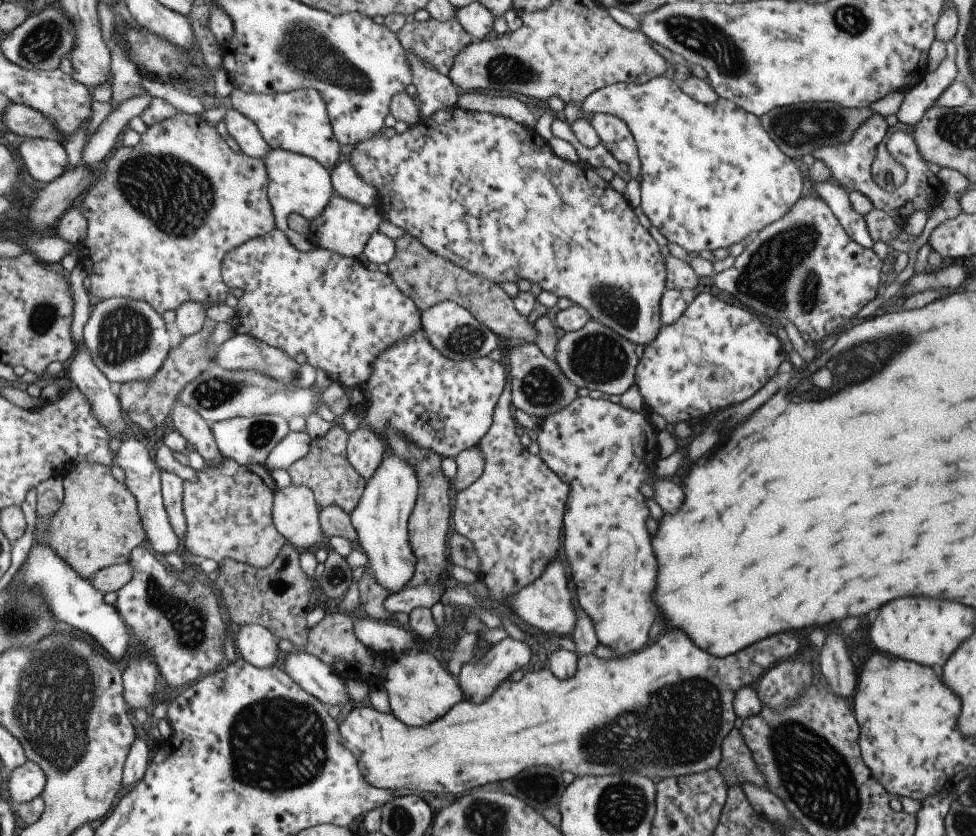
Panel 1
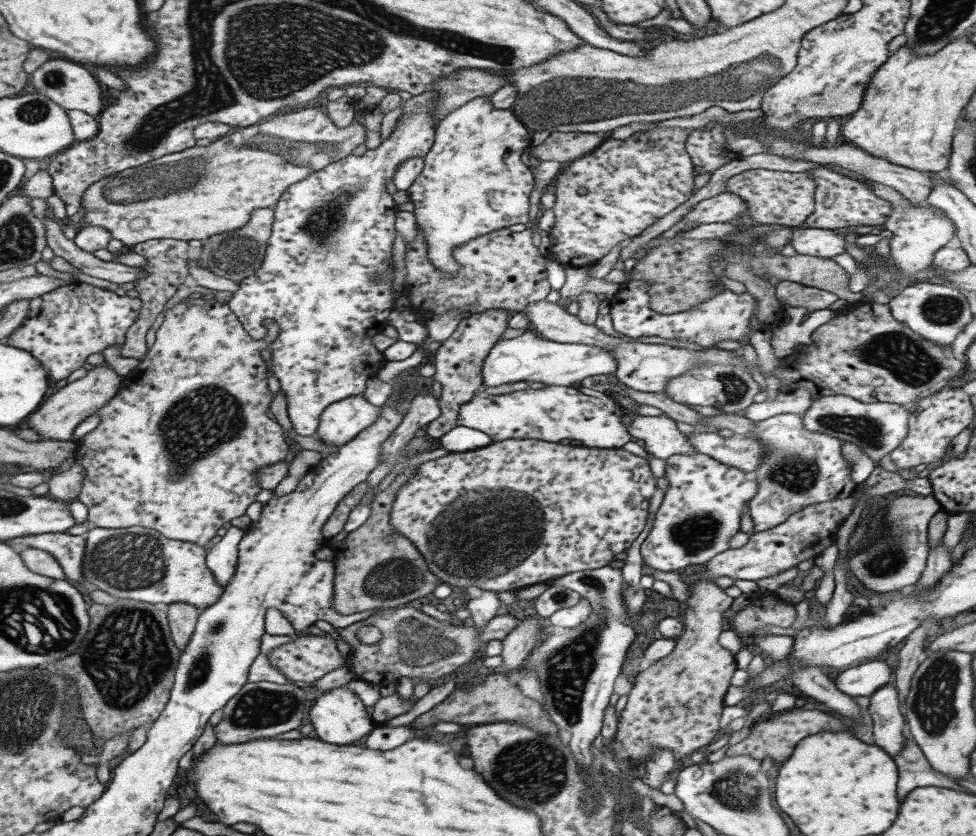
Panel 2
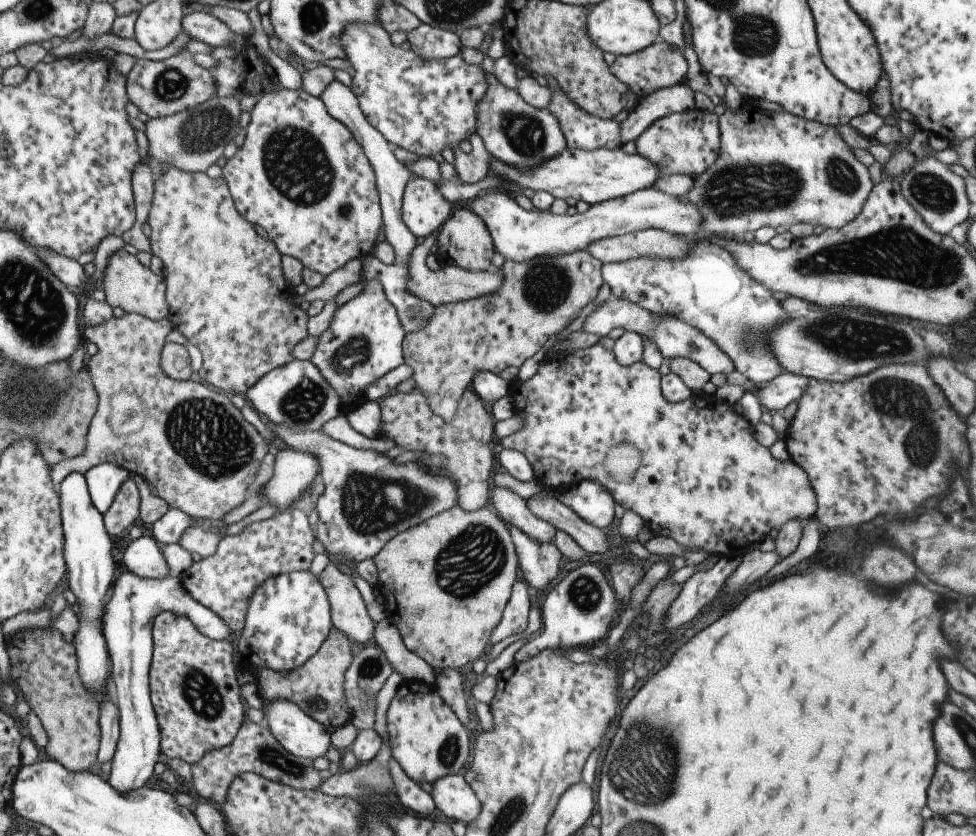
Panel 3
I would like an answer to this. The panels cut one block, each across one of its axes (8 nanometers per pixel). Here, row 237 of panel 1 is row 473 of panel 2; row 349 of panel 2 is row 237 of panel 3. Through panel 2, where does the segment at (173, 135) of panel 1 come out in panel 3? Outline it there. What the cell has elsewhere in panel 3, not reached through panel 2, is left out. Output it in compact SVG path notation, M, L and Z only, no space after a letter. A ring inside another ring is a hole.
M166 167L155 182L155 192L147 223L152 229L152 235L149 238L151 251L164 263L162 276L167 287L165 296L169 305L168 319L173 328L180 331L202 353L204 364L199 370L202 380L206 380L208 384L212 384L214 388L220 388L224 392L234 392L240 396L246 396L248 390L253 388L254 384L257 384L258 380L261 380L268 372L286 365L294 359L291 356L292 348L308 337L306 328L309 317L307 312L298 306L298 302L295 300L296 294L283 276L282 254L270 238L262 238L256 232L256 228L237 212L232 194L222 177L210 179L206 173L192 173L182 171L177 167Z

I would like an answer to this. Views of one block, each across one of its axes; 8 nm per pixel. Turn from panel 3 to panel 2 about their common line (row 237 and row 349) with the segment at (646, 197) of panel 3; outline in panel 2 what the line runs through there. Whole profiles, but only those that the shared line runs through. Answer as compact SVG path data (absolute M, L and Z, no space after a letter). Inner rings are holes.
M531 329L518 338L501 338L490 350L483 363L482 380L484 387L496 387L514 382L540 382L555 387L574 387L588 376L608 375L619 366L613 352L591 346L591 344L560 343L545 340Z

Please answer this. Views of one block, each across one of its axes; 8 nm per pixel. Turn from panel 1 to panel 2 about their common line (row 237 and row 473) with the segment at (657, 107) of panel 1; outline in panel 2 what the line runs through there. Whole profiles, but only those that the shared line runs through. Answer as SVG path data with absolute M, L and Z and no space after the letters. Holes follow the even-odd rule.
M698 451L672 454L665 459L666 473L663 477L668 480L668 489L640 552L645 564L670 572L706 564L714 556L730 549L730 538L740 530L742 514L758 492L758 481L750 473Z

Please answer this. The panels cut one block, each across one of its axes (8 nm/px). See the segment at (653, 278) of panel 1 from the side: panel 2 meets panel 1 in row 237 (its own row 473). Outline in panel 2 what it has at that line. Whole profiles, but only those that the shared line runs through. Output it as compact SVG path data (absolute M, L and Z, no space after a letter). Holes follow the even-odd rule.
M509 438L500 442L466 452L450 452L438 460L428 460L417 466L417 472L398 489L390 511L390 526L406 536L422 554L426 564L438 578L452 587L461 590L469 586L478 586L482 590L492 592L516 591L526 586L557 580L560 576L572 572L602 568L615 559L618 554L630 548L638 538L648 520L650 499L657 487L658 478L649 468L648 460L621 448L588 448L584 445L562 445L536 439Z

